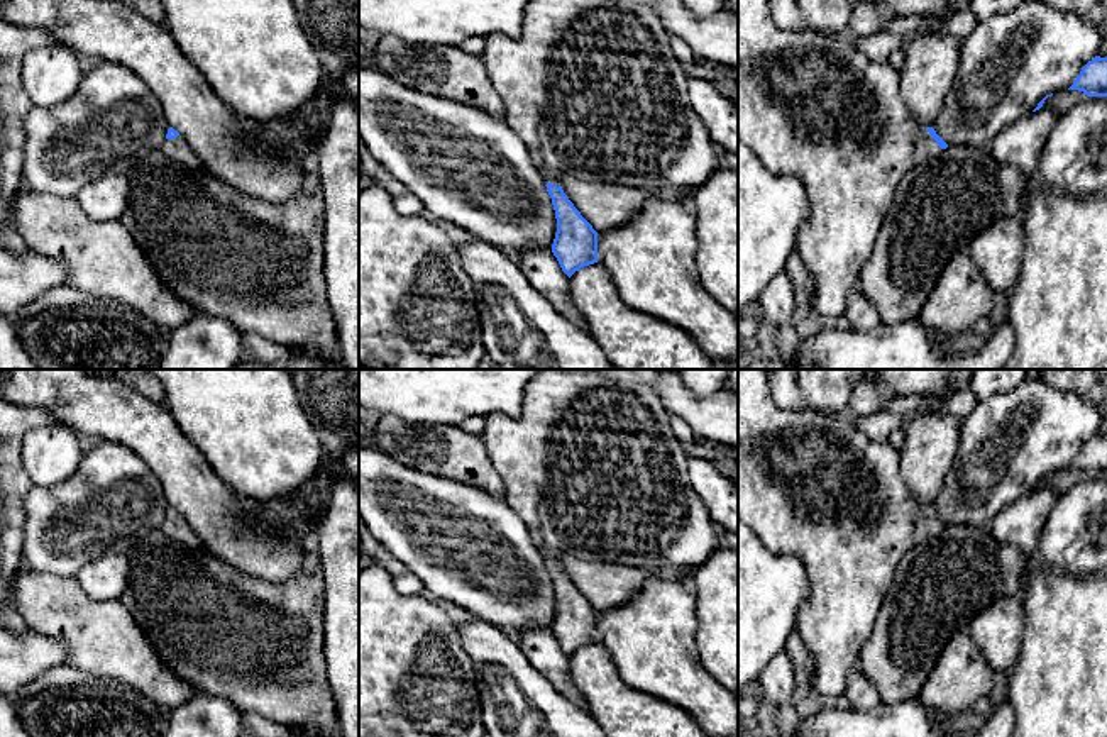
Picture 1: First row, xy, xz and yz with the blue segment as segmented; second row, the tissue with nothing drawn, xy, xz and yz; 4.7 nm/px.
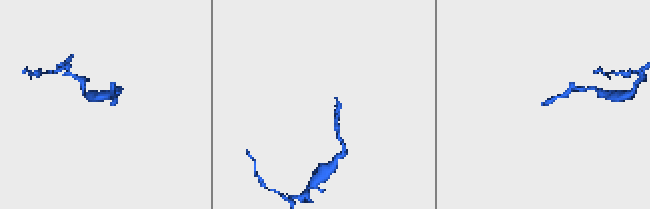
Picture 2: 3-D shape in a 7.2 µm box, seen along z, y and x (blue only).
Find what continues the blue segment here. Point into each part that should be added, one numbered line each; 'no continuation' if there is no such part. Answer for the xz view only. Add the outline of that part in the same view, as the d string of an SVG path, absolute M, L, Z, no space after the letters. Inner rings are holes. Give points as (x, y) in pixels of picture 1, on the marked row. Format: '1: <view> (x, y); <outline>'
1: xz (591, 87); M530 0L521 36L487 36L482 61L503 98L504 122L526 146L545 185L577 176L687 195L721 168L718 146L689 103L689 76L674 56L670 32L642 0Z

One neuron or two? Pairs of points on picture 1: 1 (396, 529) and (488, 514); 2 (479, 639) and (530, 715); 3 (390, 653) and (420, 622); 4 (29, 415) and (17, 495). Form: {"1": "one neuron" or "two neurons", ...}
{"1": "one neuron", "2": "one neuron", "3": "one neuron", "4": "one neuron"}

